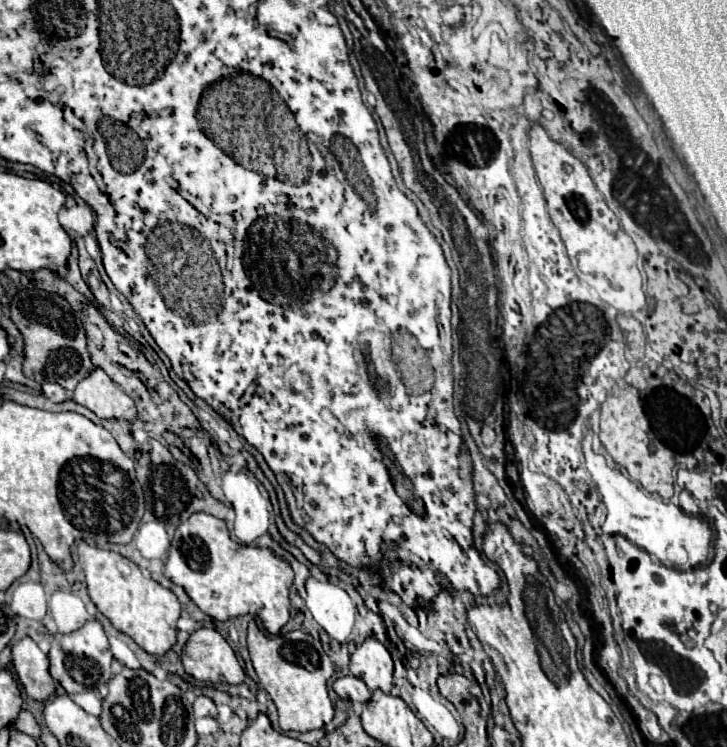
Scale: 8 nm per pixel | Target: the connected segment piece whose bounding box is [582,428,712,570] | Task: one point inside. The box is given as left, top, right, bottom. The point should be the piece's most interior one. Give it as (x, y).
(679, 541)

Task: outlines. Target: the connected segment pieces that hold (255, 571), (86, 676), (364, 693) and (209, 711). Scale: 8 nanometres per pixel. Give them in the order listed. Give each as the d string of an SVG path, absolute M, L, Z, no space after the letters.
M198 512L176 528L164 576L182 586L190 600L214 620L224 622L252 614L262 620L270 634L278 634L290 618L288 590L294 580L290 564L276 558L268 548L232 542L226 524L210 514Z
M90 618L76 632L54 634L52 648L48 652L48 660L50 660L50 676L70 696L82 694L88 690L96 690L100 684L106 684L112 678L112 674L110 674L110 664L112 664L110 644L102 630L102 624L94 618Z
M342 676L336 678L332 684L334 692L342 698L342 700L350 700L350 702L368 702L370 700L370 690L366 688L366 684L354 676Z
M198 696L196 702L194 702L194 716L196 718L202 718L202 716L212 716L216 718L218 716L218 710L216 710L216 704L206 698L206 696Z

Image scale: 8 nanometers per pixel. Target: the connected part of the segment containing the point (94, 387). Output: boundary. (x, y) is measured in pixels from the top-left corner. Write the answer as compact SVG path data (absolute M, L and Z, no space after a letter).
M96 368L86 380L82 380L82 384L78 384L78 388L74 390L74 402L86 406L102 420L136 420L134 400L124 392L116 392L114 382L100 368Z

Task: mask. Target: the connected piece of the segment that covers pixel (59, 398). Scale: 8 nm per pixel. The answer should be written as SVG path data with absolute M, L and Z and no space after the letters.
M50 382L42 384L42 394L52 402L66 402L68 400L68 394L60 384L50 384Z

